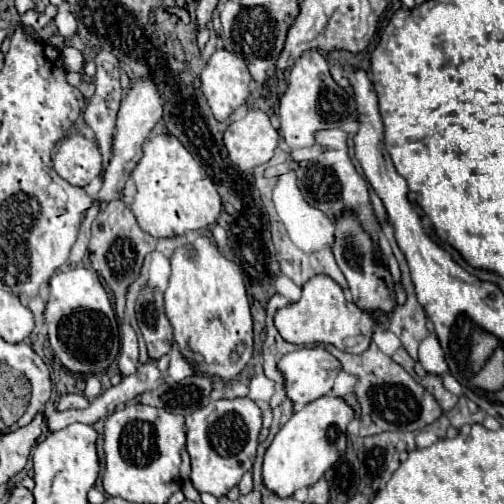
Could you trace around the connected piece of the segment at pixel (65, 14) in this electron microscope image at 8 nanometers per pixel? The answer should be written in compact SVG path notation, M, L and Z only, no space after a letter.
M58 10L54 22L56 22L56 26L58 26L58 34L60 34L66 42L76 34L76 18L74 18L68 10Z

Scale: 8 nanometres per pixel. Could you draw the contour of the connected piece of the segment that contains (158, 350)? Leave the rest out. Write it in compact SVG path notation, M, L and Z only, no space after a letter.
M148 284L142 286L140 296L136 300L136 318L144 342L148 346L148 354L152 360L168 354L174 342L172 326L164 314L164 296L162 290L150 288Z

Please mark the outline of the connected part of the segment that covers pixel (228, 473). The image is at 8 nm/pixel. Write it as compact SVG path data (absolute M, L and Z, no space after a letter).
M250 398L216 400L186 416L188 428L186 450L192 458L194 488L198 492L208 492L216 498L226 496L226 492L240 482L242 474L252 470L260 426L262 426L260 408Z

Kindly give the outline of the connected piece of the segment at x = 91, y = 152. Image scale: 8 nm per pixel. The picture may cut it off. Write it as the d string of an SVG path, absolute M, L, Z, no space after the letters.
M74 132L56 144L54 152L54 170L72 186L86 186L102 170L102 156L98 146Z

